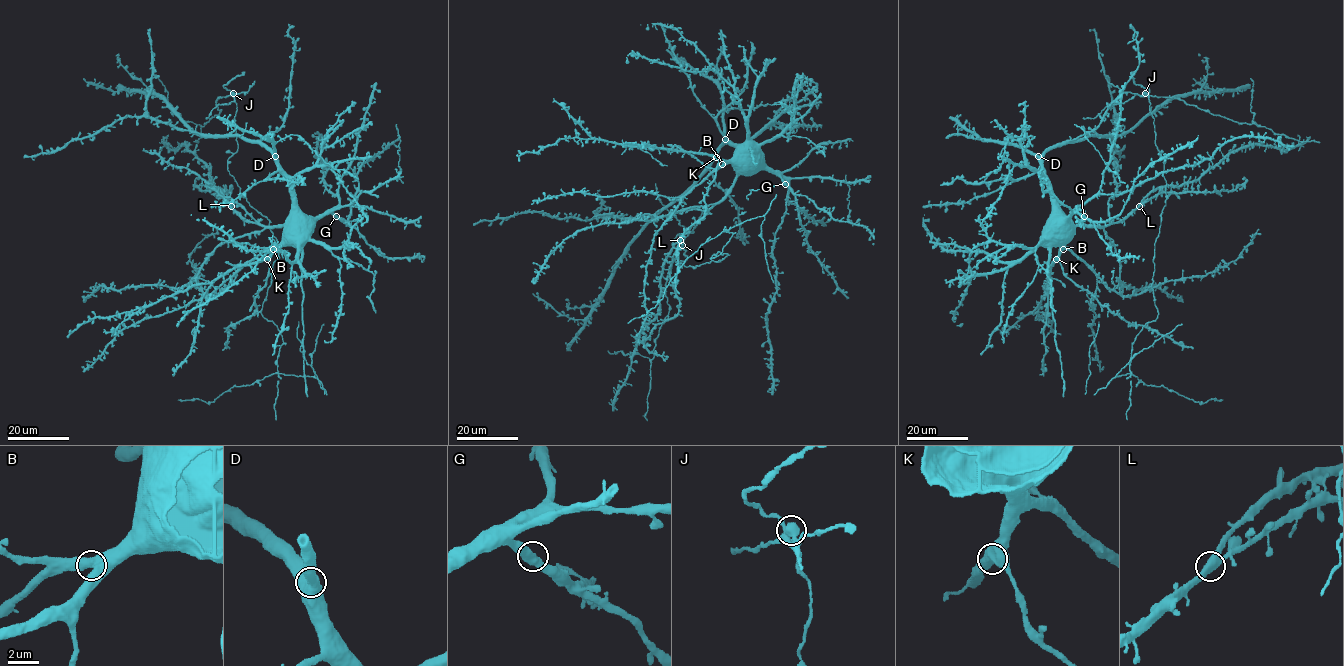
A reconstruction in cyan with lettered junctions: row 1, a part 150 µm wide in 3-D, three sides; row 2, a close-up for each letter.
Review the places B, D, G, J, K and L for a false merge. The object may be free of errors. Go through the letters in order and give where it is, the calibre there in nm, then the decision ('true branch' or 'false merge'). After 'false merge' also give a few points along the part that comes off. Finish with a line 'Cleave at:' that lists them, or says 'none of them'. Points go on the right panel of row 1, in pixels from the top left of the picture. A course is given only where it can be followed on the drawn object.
B: at (1063, 249); 650 nm thick; true branch
D: at (1038, 156); 600 nm thick; true branch
G: at (1084, 216); 550 nm thick; true branch
J: at (1145, 93); 500 nm thick; false merge; foreign part runs (1144, 93), (1172, 97), (1239, 123), (1254, 123), (1257, 126), (1250, 111), (1253, 81), (1250, 78)
K: at (1056, 259); 600 nm thick; true branch
L: at (1139, 206); 500 nm thick; true branch
Cleave at: J

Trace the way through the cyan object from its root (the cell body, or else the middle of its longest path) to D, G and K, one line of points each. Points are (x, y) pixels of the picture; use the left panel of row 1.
D: (240, 216), (265, 226), (287, 226), (290, 220), (291, 188), (275, 156)
G: (240, 216), (265, 226), (305, 224), (328, 213), (336, 216)
K: (240, 216), (265, 226), (287, 226), (287, 239), (267, 259)

